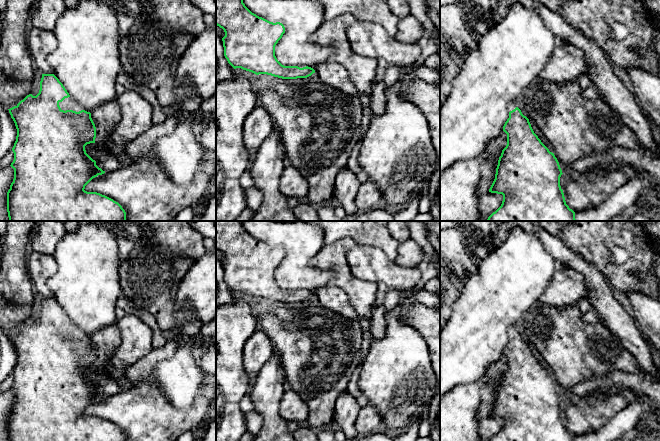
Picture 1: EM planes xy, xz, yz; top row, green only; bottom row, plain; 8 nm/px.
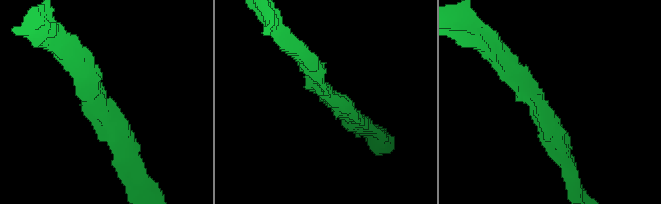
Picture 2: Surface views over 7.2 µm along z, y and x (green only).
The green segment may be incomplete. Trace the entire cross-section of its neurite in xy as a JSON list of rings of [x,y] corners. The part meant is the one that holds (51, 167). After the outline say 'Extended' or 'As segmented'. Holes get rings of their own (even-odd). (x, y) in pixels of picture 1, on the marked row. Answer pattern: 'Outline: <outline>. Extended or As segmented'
Outline: [[[42,74],[39,93],[27,95],[8,110],[17,129],[12,148],[14,160],[10,165],[14,169],[14,179],[7,192],[9,221],[126,221],[126,212],[118,202],[84,190],[93,178],[105,173],[85,150],[87,144],[95,143],[96,127],[91,113],[70,97],[54,74]]]. Extended

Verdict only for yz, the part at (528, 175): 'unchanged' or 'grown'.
grown

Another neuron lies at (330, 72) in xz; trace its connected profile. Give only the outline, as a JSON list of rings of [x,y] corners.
[[[329,59],[319,64],[315,68],[315,73],[325,84],[333,86],[348,95],[359,96],[347,70],[334,59]]]

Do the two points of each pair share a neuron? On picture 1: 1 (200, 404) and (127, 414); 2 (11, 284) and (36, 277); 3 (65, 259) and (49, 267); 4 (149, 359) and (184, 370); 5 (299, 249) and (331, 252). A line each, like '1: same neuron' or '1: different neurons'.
1: same neuron
2: different neurons
3: different neurons
4: different neurons
5: different neurons

